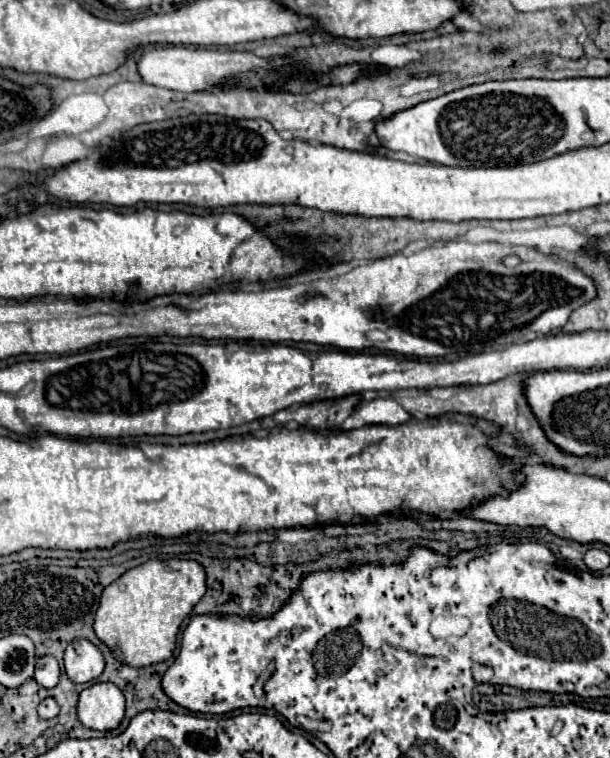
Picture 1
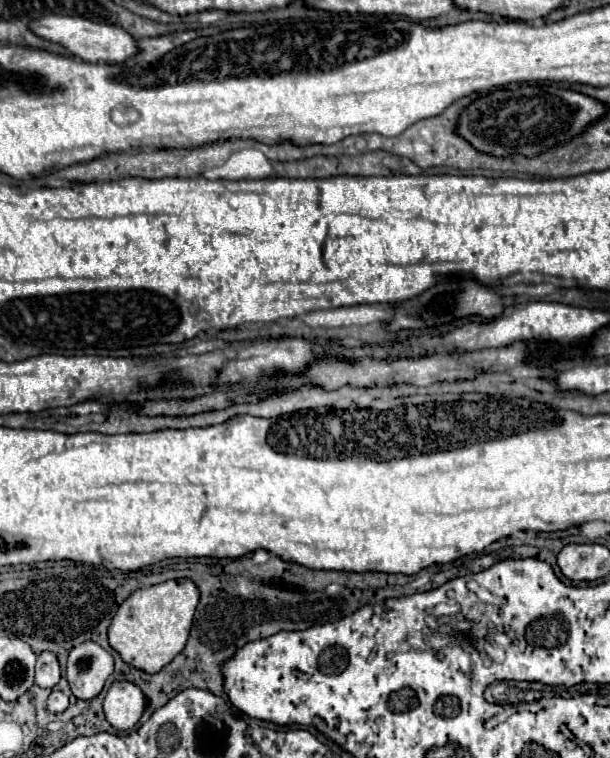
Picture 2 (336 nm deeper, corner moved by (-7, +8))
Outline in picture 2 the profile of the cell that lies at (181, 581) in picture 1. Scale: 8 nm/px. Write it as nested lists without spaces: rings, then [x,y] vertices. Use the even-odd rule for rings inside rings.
[[[187,578],[167,580],[163,584],[135,590],[123,602],[123,606],[119,606],[109,626],[111,648],[117,650],[131,668],[143,670],[147,674],[159,672],[185,648],[197,602],[199,590]]]

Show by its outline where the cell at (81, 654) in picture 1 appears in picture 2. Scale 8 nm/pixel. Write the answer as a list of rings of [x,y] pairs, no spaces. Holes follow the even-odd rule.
[[[83,642],[69,652],[67,682],[79,700],[99,696],[105,680],[113,674],[113,658],[97,642]]]

